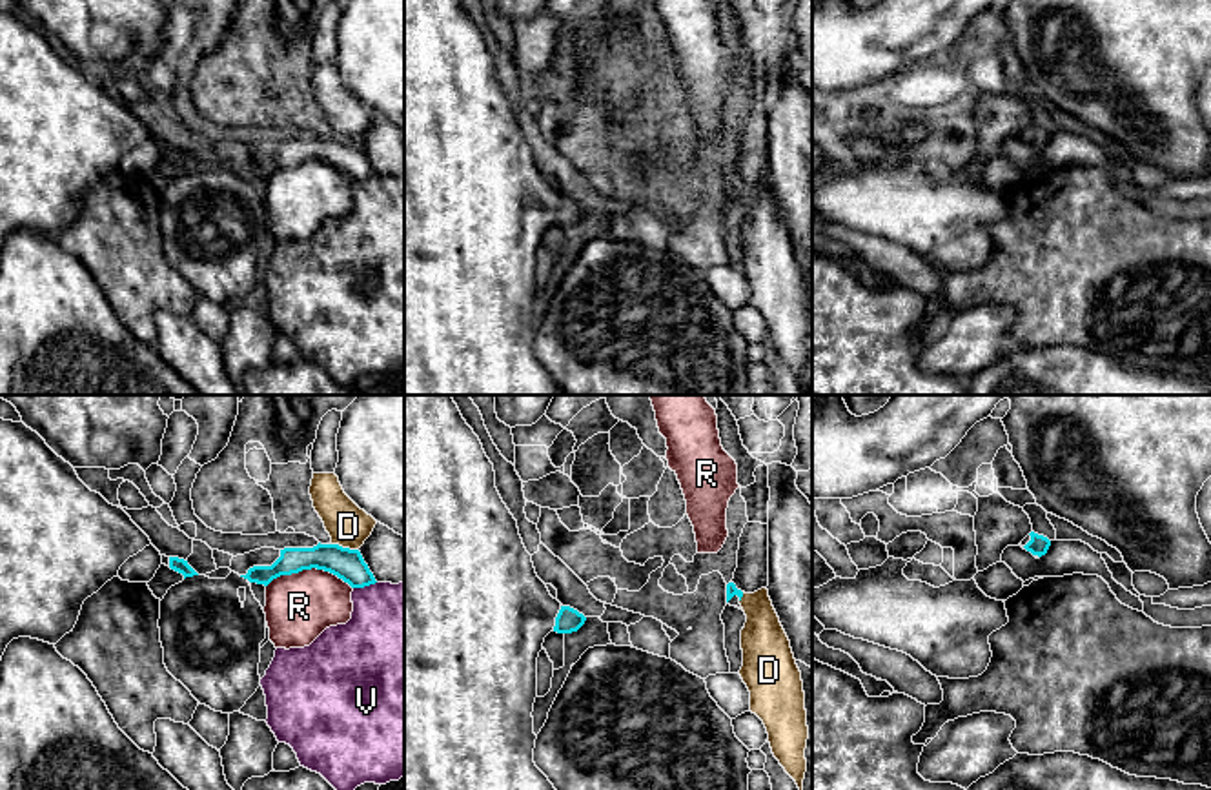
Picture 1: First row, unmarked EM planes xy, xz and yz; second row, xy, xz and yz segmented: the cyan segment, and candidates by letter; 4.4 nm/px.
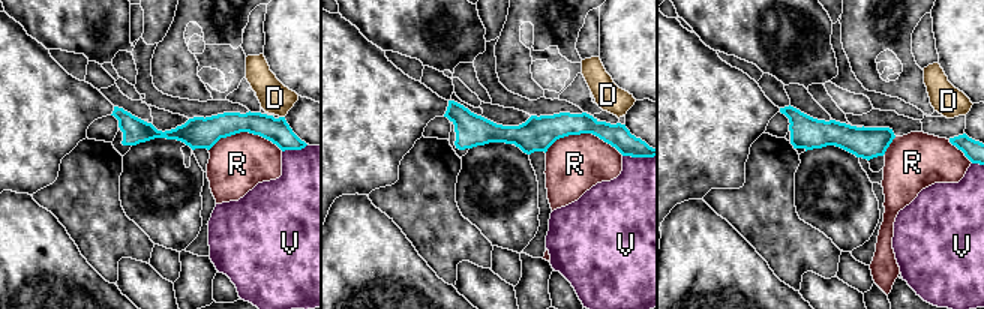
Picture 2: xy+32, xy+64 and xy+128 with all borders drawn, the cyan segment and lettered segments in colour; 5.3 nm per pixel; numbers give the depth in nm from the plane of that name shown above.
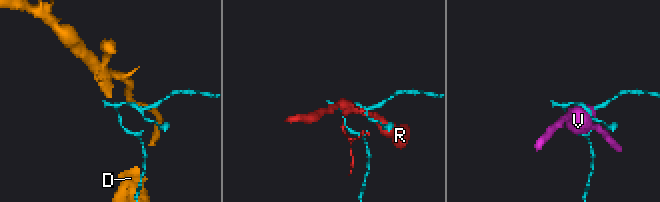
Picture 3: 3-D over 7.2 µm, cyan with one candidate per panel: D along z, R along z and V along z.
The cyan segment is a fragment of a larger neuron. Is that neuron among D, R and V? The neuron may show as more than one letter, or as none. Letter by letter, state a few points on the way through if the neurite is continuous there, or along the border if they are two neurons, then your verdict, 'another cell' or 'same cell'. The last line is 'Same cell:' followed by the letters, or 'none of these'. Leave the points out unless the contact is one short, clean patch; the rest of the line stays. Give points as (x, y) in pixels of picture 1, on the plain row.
D: another cell
R: another cell
V: another cell
Same cell: none of these

